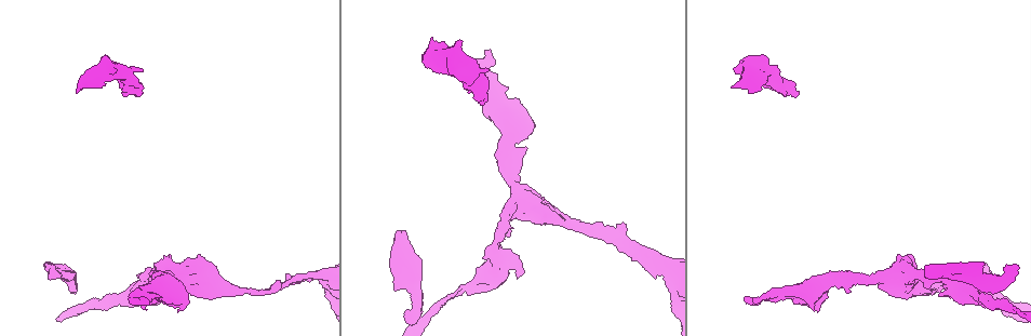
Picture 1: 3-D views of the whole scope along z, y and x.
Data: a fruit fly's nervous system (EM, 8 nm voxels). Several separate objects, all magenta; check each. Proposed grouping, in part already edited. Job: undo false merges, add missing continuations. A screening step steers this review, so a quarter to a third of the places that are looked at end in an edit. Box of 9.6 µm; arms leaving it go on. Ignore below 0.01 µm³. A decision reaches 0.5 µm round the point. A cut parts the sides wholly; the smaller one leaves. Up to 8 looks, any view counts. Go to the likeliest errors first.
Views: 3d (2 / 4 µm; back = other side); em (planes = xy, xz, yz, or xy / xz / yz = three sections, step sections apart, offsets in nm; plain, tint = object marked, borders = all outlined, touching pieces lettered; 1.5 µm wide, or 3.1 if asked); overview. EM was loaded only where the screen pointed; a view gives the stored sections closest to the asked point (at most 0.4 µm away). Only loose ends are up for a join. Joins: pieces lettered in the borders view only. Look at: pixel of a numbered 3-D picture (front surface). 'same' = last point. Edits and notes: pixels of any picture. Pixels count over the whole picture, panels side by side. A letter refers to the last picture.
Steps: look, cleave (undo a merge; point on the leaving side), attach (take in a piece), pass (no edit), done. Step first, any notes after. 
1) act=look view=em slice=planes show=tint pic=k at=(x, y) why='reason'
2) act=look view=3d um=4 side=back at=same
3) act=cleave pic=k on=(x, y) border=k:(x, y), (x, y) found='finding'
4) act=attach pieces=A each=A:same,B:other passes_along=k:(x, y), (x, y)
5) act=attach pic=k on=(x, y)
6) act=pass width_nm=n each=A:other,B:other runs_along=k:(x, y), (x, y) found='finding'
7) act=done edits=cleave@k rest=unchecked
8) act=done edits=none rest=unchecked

act=look view=em slice=xy step=8 show=tint pic=1 at=(474, 284) why='thick turns thin'

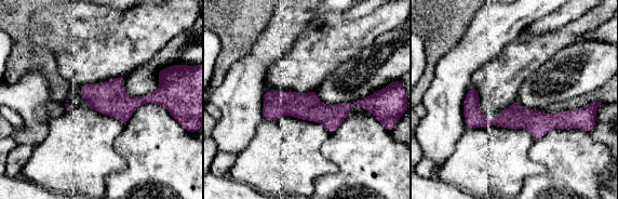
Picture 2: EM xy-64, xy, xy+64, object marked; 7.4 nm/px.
act=look view=em slice=planes show=borders at=same why='another direction'

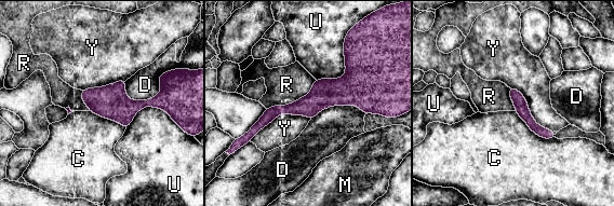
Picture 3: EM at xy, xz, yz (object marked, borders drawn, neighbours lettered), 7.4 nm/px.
act=pass each=C:other,D:other,M:other,R:other,U:other,Y:other found='all the same neuron'

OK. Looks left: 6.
act=look view=em slice=xy step=8 show=borders pic=1 at=(143, 298) why='branch stops here'

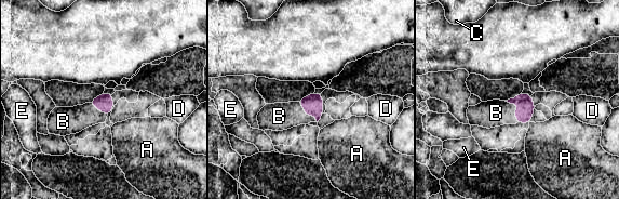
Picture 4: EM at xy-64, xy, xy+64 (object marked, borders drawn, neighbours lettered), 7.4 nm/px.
act=attach pieces=B width_nm=120 each=A:other,B:same,C:other,D:other,E:other passes_along=4:(524, 113), (517, 108), (496, 113) found='the neuron continues'

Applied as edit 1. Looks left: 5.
act=look view=em slice=planes show=tint pic=1 at=(647, 259) why='a fork'

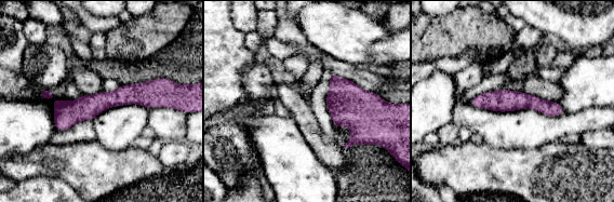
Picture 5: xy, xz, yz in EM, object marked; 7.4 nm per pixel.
act=look view=em slice=planes show=borders at=same why='what lies round it'

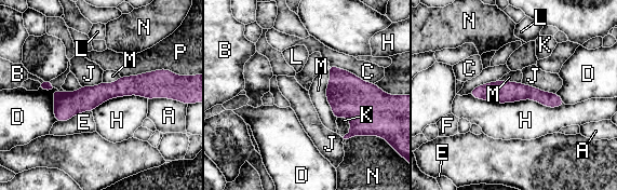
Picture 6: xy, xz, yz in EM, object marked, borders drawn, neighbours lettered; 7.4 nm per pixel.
act=pass each=A:other,B:other,C:other,D:other,E:other,F:other,H:other,J:other,K:other,L:other,M:other,N:other,P:other border=6:(469, 94), (499, 103), (564, 105) found='continuous, no second neuron'

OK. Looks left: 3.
act=look view=3d um=4 pic=1 at=(852, 280) why='branch point'

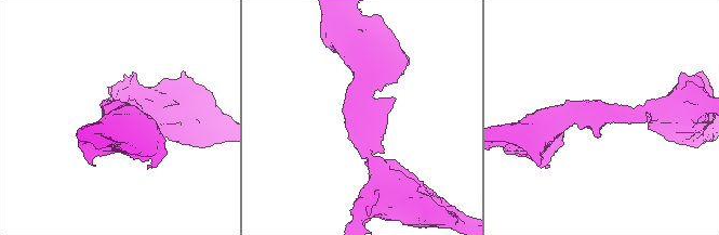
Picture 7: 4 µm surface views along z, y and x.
act=look view=em slice=xz step=4 show=tint pic=7 at=(605, 115)

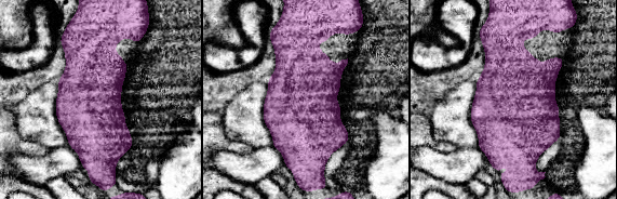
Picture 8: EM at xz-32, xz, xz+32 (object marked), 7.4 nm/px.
act=look view=em slice=planes show=borders at=same why='cut it another way'

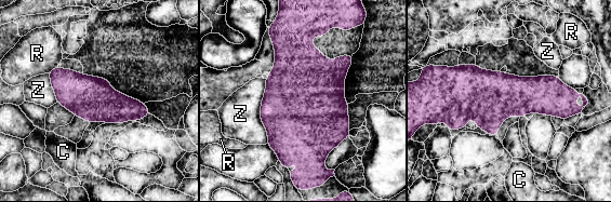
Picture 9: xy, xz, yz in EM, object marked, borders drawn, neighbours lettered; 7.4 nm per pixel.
act=pass each=C:other,R:other,Z:other found='one neuron here'

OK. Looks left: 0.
act=done edits=attach@4 rest=unchecked

